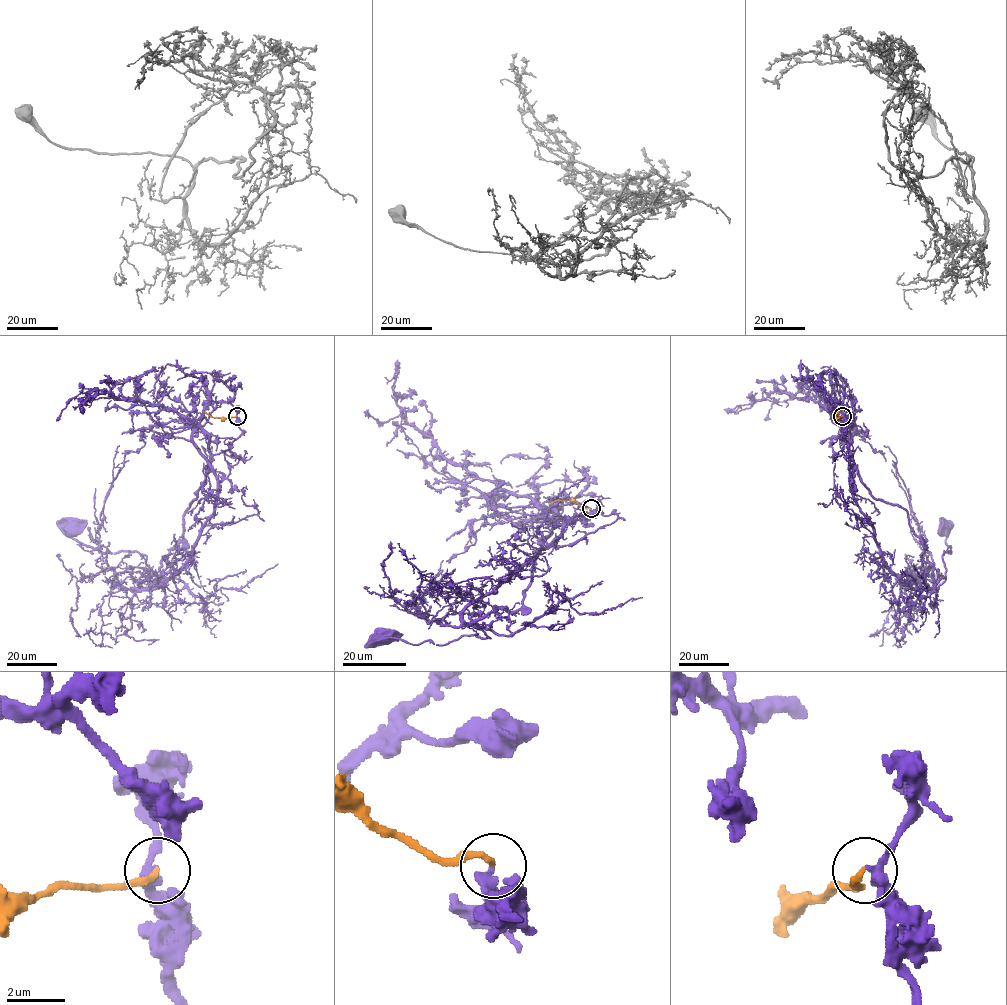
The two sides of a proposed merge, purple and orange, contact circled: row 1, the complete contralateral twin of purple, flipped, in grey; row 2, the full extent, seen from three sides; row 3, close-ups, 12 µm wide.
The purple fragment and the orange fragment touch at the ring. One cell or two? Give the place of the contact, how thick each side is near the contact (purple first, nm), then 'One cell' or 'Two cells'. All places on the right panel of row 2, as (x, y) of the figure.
Place: (842, 416). Thickness 320 nm (purple) against 200 nm. One cell

